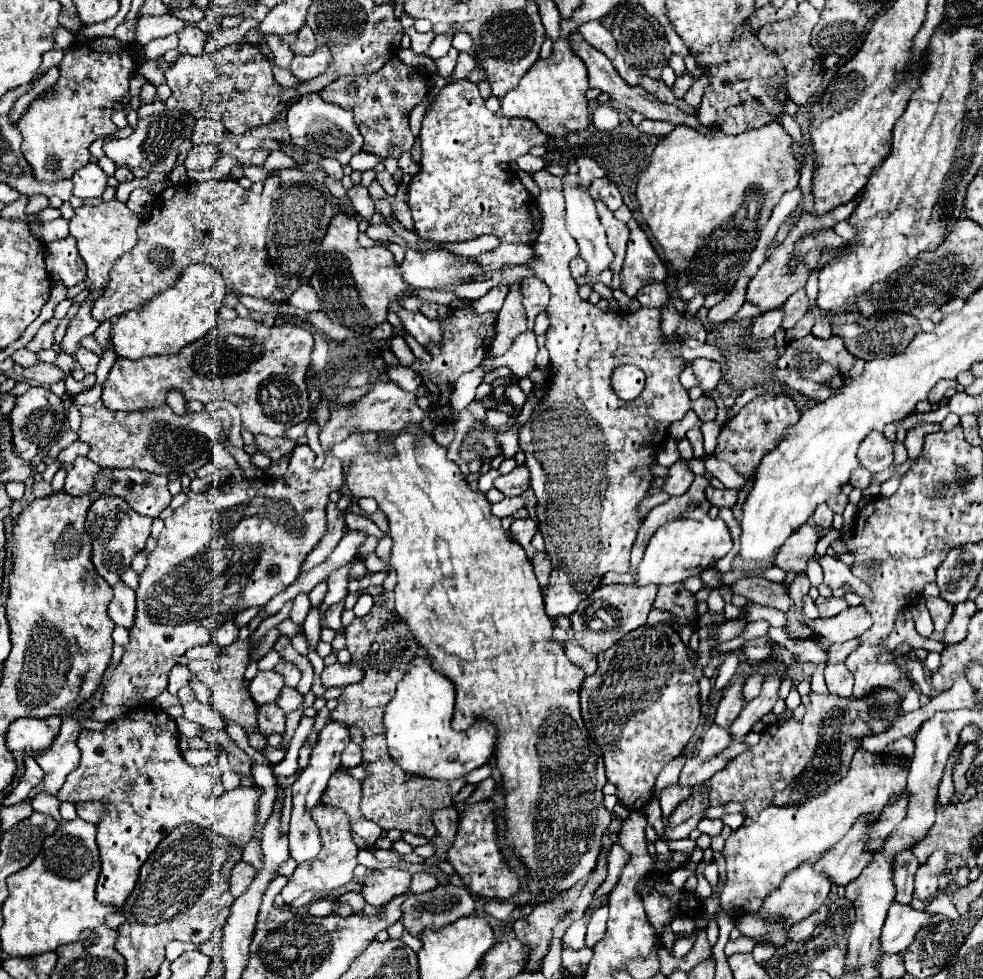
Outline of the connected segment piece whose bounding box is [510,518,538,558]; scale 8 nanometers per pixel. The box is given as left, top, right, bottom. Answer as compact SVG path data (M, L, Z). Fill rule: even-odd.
M532 518L514 520L512 526L510 526L510 532L512 532L512 536L524 546L526 556L528 556L528 558L534 558L536 550L532 550L532 536L538 532L538 524L536 524Z

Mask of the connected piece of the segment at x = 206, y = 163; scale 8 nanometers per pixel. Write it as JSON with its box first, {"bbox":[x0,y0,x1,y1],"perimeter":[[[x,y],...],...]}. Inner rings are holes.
{"bbox":[184,144,220,170],"perimeter":[[[216,144],[194,146],[188,152],[188,158],[184,160],[184,166],[188,170],[210,170],[210,168],[214,168],[218,156],[220,156],[220,148]]]}

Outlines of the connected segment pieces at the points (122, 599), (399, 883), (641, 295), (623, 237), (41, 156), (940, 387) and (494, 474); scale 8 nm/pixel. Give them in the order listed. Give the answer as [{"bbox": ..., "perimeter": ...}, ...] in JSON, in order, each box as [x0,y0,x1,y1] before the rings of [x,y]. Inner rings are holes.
[{"bbox":[108,582,136,628],"perimeter":[[[122,582],[116,584],[114,598],[110,600],[110,606],[108,606],[108,614],[116,626],[132,628],[134,616],[136,616],[136,592]]]},{"bbox":[362,868,412,906],"perimeter":[[[384,868],[376,870],[370,882],[364,882],[362,896],[372,906],[386,906],[392,898],[402,896],[410,890],[412,874],[400,868]]]},{"bbox":[636,284,670,308],"perimeter":[[[648,284],[636,296],[636,300],[644,308],[666,308],[668,298],[670,298],[670,294],[666,290],[666,284]]]},{"bbox":[596,200,628,274],"perimeter":[[[596,200],[596,208],[598,208],[600,222],[606,228],[608,242],[610,242],[614,254],[616,254],[614,260],[612,260],[612,264],[610,264],[610,270],[618,274],[620,268],[622,268],[622,262],[624,262],[624,252],[626,252],[626,242],[628,242],[628,226],[624,222],[616,220],[614,214],[612,214],[612,210],[606,208],[602,204],[602,200]]]},{"bbox":[18,38,134,182],"perimeter":[[[94,38],[90,42],[84,42],[64,54],[64,60],[60,62],[60,78],[54,84],[56,96],[54,98],[36,98],[26,114],[18,120],[18,130],[22,134],[22,154],[32,166],[34,180],[40,182],[52,182],[52,180],[64,180],[72,178],[72,174],[80,168],[84,168],[90,162],[88,146],[104,136],[116,130],[112,124],[112,102],[122,100],[128,92],[130,72],[134,68],[134,48],[130,44],[124,44],[116,38]]]},{"bbox":[927,379,958,403],"perimeter":[[[942,379],[932,388],[929,392],[927,400],[931,403],[939,403],[949,388],[956,388],[958,386],[958,382],[956,380],[946,380]]]},{"bbox":[478,469,500,493],"perimeter":[[[490,469],[486,474],[481,475],[478,480],[478,489],[484,493],[493,488],[494,480],[500,476],[497,469]]]}]

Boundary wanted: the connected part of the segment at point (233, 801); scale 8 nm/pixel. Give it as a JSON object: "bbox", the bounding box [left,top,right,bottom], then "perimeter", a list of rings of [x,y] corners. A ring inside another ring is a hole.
{"bbox":[210,784,260,848],"perimeter":[[[256,784],[248,788],[236,788],[220,798],[216,822],[210,826],[216,834],[226,836],[234,846],[244,848],[256,834],[256,812],[260,800],[260,788]]]}

